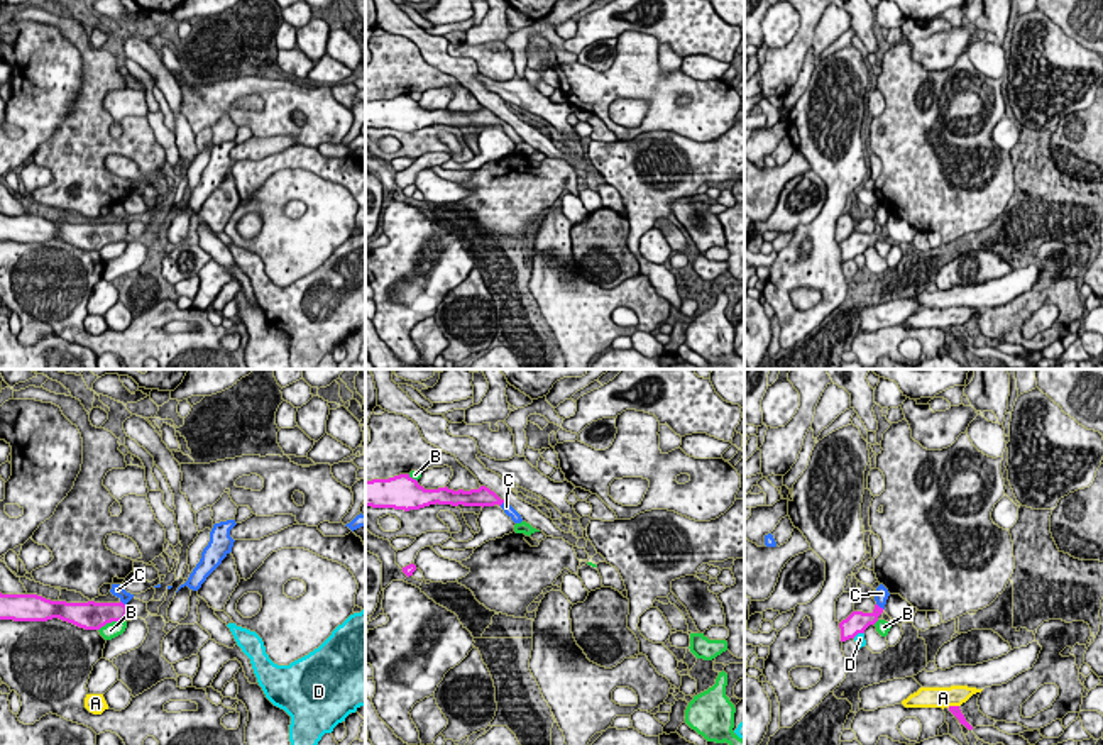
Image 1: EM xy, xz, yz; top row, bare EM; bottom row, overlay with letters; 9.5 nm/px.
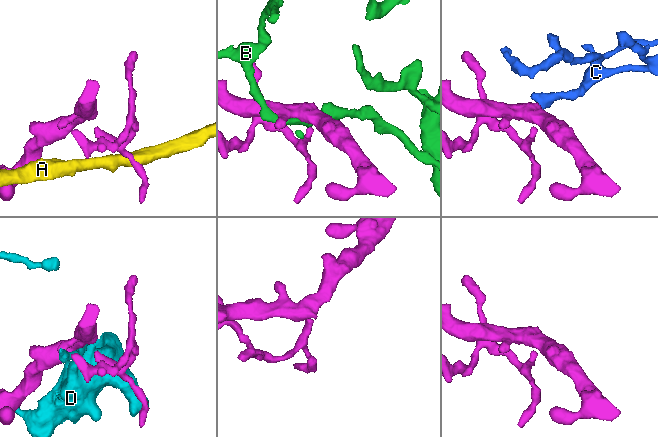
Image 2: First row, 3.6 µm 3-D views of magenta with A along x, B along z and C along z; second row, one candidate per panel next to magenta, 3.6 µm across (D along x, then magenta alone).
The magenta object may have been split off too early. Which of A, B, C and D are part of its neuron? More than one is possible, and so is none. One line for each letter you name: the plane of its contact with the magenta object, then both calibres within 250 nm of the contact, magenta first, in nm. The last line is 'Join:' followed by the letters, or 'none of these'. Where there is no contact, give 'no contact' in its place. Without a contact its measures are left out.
C: contact in yz; calibres 200 and 130 nm
Join: C

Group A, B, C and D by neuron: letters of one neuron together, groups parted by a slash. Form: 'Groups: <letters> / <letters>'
Groups: A / B / C / D

